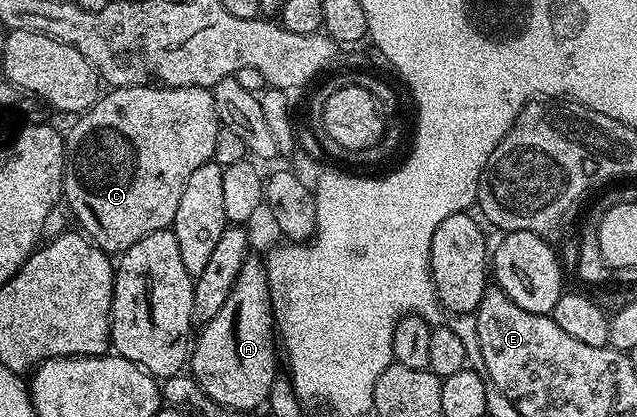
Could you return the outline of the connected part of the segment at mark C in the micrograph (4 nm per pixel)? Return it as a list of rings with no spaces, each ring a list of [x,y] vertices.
[[[147,85],[115,87],[107,92],[89,111],[81,112],[70,132],[65,132],[66,176],[62,178],[62,199],[74,210],[75,217],[86,223],[87,232],[98,230],[99,247],[121,253],[136,245],[140,237],[148,237],[148,233],[173,228],[188,177],[214,158],[220,124],[214,96],[204,87]]]

